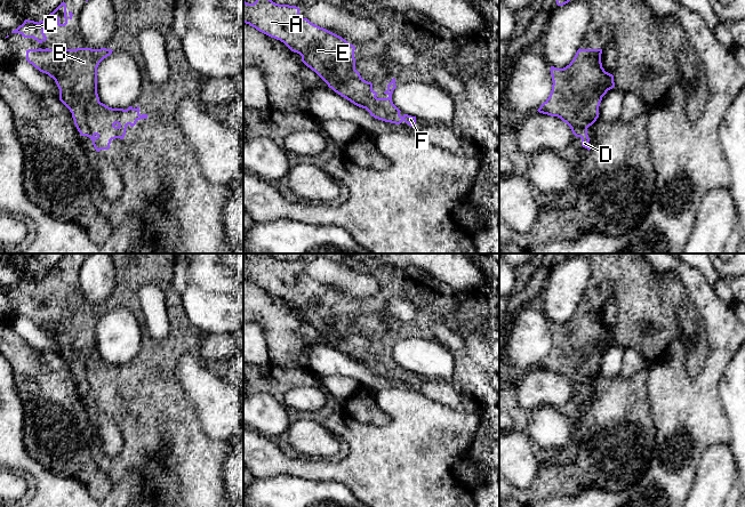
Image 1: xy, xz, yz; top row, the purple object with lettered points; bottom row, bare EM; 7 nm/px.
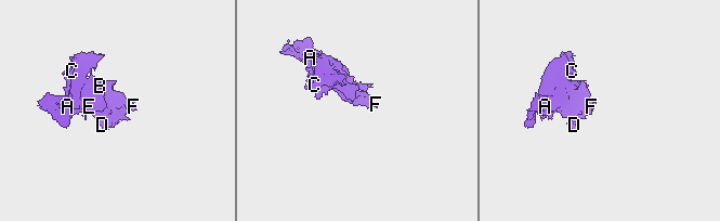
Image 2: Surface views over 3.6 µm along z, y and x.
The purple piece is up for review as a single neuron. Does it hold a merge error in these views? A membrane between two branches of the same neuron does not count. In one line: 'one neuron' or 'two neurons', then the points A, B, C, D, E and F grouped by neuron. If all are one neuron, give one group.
one neuron; A B C D E F

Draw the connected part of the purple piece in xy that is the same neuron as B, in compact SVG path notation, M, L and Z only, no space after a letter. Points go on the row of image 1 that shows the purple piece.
M77 48L77 49L29 49L26 61L40 72L53 78L59 89L59 100L70 110L74 124L81 136L93 140L97 152L109 150L112 139L123 139L127 126L134 127L147 114L139 114L139 107L129 106L127 110L112 108L99 102L97 94L97 67L112 54L112 49Z

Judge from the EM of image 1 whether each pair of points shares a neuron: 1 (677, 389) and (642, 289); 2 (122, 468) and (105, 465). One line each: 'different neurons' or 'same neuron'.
1: different neurons
2: same neuron

